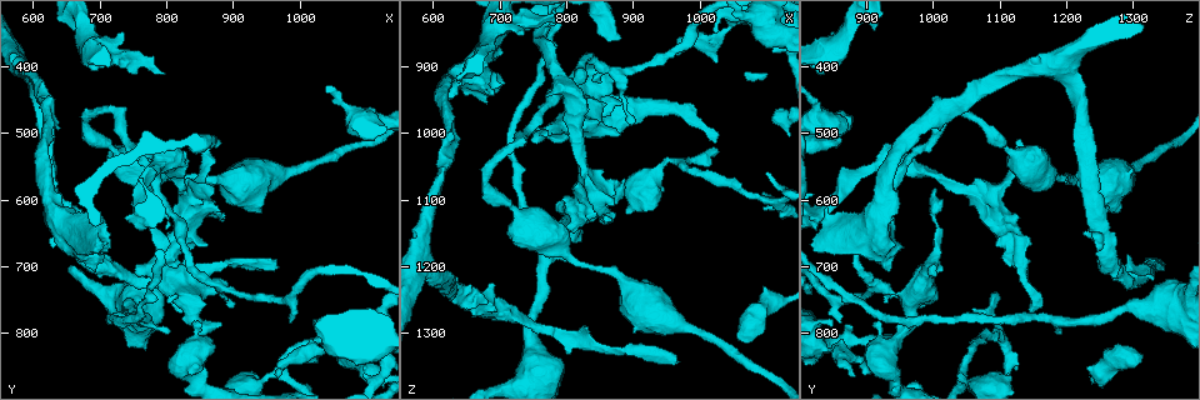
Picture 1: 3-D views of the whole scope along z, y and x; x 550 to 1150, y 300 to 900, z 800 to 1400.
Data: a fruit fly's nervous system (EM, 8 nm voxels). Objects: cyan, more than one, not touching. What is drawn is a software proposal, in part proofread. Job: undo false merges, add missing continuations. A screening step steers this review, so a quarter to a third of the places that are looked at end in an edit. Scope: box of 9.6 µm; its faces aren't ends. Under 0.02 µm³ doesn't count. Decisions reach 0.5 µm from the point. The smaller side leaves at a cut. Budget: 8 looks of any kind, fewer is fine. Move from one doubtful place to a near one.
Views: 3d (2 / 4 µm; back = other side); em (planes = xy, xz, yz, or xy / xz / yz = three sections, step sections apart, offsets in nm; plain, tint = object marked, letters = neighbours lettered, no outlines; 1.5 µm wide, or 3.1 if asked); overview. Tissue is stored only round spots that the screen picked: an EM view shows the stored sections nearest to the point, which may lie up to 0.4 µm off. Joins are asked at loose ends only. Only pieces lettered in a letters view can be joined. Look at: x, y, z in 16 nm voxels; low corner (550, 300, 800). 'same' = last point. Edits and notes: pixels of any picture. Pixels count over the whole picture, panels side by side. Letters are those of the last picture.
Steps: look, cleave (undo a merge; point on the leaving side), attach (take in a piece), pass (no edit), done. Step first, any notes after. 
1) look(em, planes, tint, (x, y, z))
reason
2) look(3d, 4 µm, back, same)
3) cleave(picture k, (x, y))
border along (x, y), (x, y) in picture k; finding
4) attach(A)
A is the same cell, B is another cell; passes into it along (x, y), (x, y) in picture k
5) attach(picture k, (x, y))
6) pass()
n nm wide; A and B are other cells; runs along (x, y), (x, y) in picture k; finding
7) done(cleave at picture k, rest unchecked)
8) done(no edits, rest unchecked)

look(em, planes, letters, (715, 705, 1270))
sudden change in width

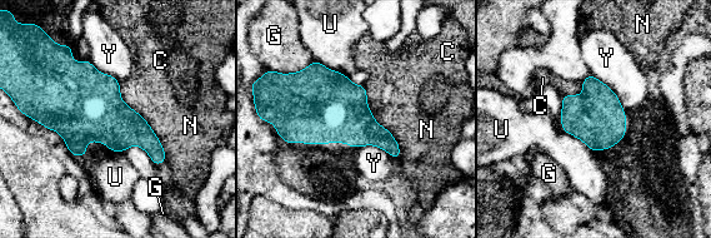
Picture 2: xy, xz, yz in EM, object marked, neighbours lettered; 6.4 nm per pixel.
pass()
C, G, N, U and Y are other cells; border along (314, 59), (345, 75) in picture 2; one neuron here

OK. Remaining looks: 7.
look(3d, 4 µm, (630, 445, 1000))
an open end

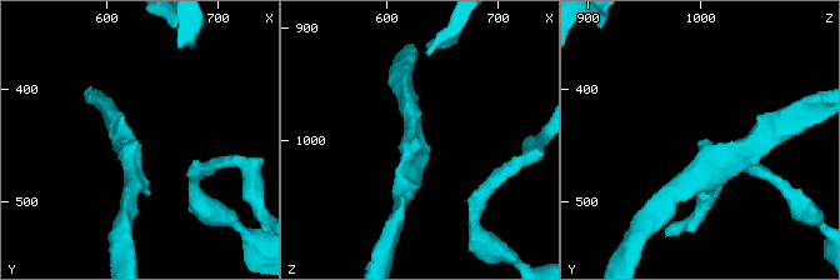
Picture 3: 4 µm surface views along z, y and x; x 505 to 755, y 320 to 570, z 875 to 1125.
look(em, planes, letters, (626, 446, 998))
shape alone is not enough

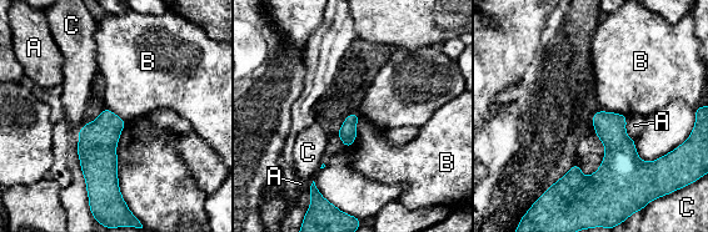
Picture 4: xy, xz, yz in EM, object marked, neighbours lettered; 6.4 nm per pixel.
pass()
A, B and C are other cells; border along (359, 116), (355, 140), (347, 147) in picture 4; none of them fits

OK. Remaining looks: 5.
look(3d, 4 µm, (965, 705, 1340))
branch stops here

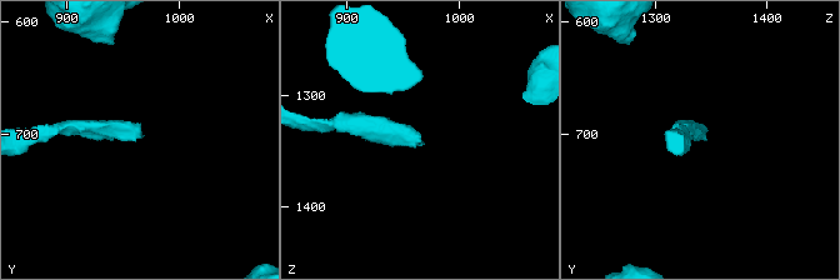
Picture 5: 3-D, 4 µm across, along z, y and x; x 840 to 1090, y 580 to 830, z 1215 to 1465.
look(em, planes, letters, (964, 702, 1340))
now the EM

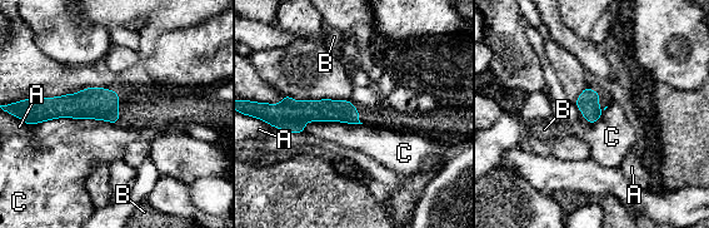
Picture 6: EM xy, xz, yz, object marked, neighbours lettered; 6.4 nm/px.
pass()
140 nm wide; A, B and C are other cells; border along (116, 123), (53, 118), (31, 125) in picture 6; no lettered piece goes on from it

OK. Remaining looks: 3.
done(no edits, rest unchecked)

